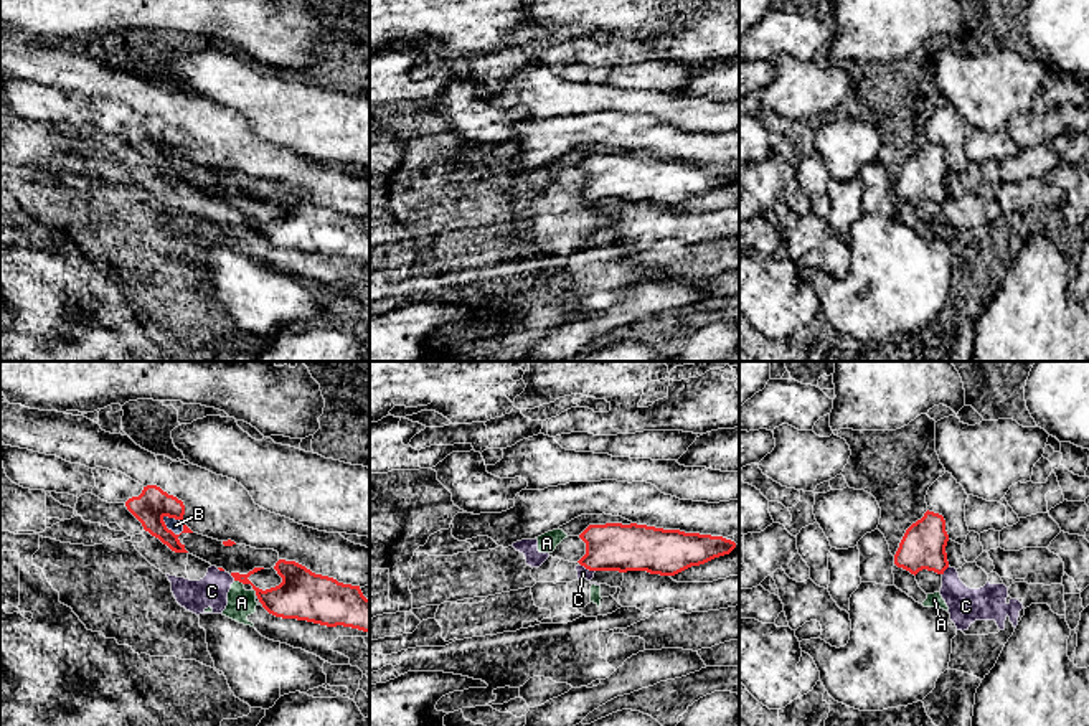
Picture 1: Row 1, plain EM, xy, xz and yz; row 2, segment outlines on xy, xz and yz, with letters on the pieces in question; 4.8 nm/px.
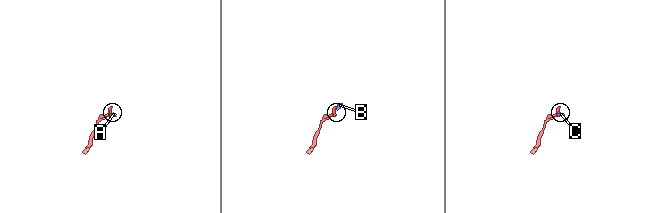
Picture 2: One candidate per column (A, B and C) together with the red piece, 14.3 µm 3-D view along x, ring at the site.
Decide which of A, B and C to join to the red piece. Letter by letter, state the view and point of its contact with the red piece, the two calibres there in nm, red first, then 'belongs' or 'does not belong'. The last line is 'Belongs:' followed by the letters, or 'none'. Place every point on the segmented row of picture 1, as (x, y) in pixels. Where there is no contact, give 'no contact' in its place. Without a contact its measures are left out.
A: contact xy (240, 581); calibres 170 and 140 nm; does not belong
B: contact xy (175, 518); calibres 160 and 60 nm; does not belong
C: contact xz (588, 568); calibres 240 and 60 nm; does not belong
Belongs: none

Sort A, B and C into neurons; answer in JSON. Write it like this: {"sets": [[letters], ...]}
{"sets": [["A", "C"], ["B"]]}

